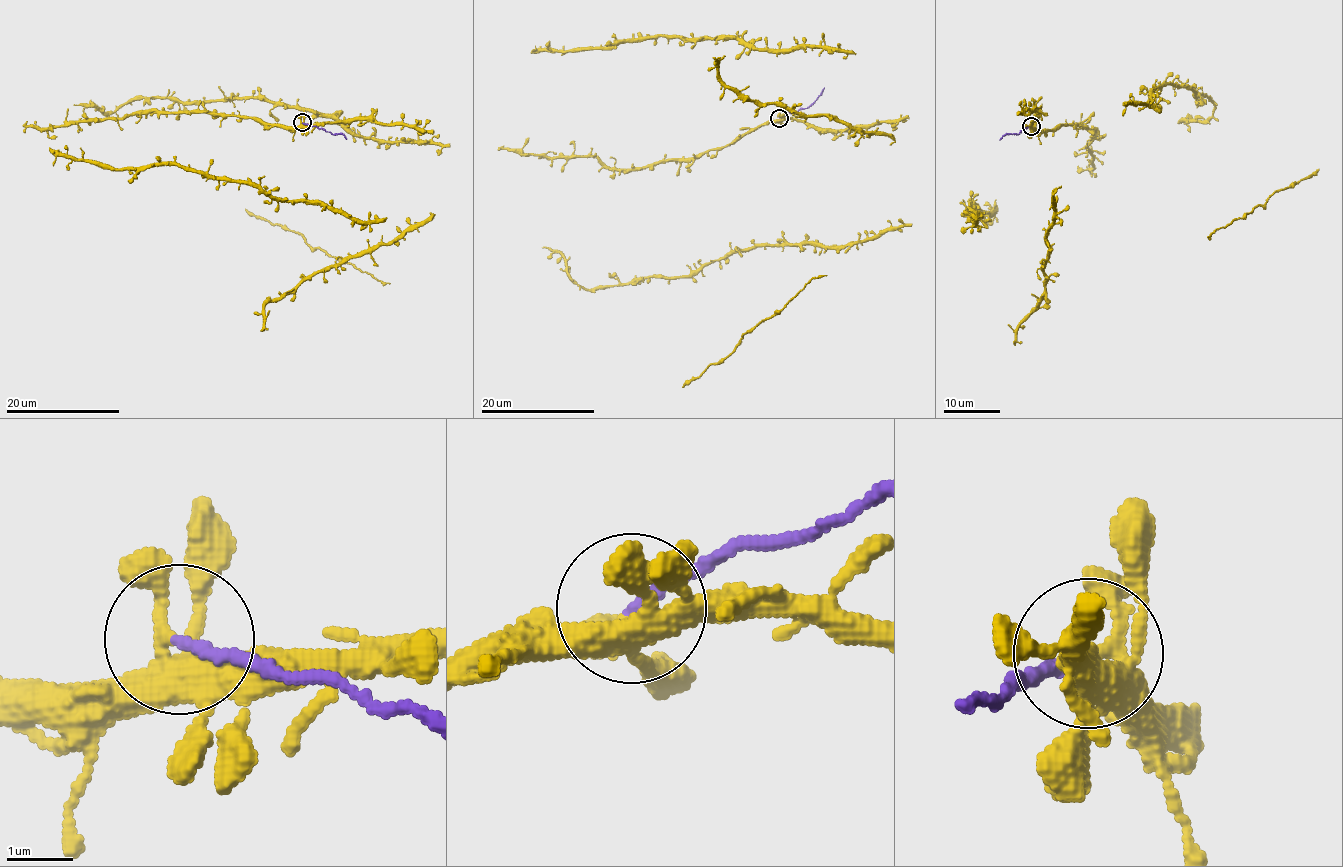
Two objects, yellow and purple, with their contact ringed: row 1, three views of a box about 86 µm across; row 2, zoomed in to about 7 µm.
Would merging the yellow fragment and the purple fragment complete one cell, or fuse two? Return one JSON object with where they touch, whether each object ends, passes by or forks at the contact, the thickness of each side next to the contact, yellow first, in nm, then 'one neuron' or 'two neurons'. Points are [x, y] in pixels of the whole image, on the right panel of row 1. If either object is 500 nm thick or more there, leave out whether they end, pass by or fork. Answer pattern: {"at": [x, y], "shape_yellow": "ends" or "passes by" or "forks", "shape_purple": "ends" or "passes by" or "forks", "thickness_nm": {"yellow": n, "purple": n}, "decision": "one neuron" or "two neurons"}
{"at": [1031, 126], "shape_yellow": "forks", "shape_purple": "ends", "thickness_nm": {"yellow": 240, "purple": 170}, "decision": "two neurons"}

